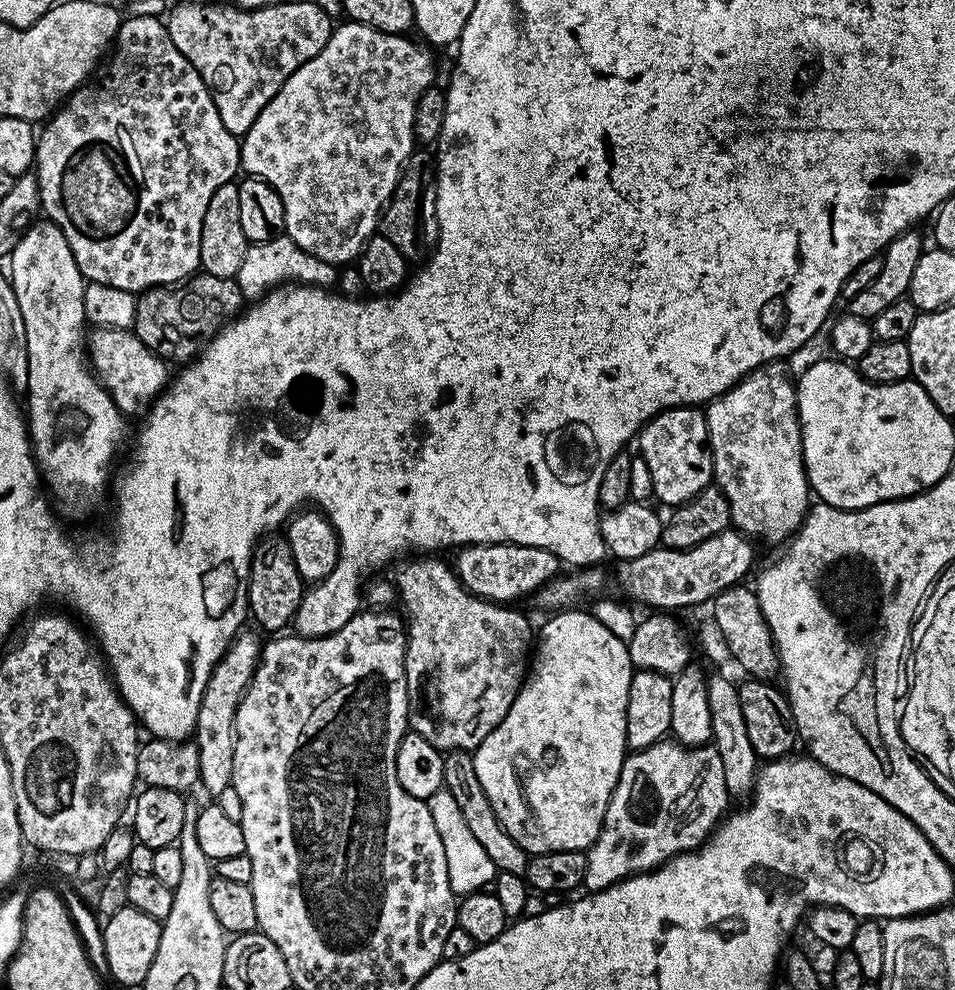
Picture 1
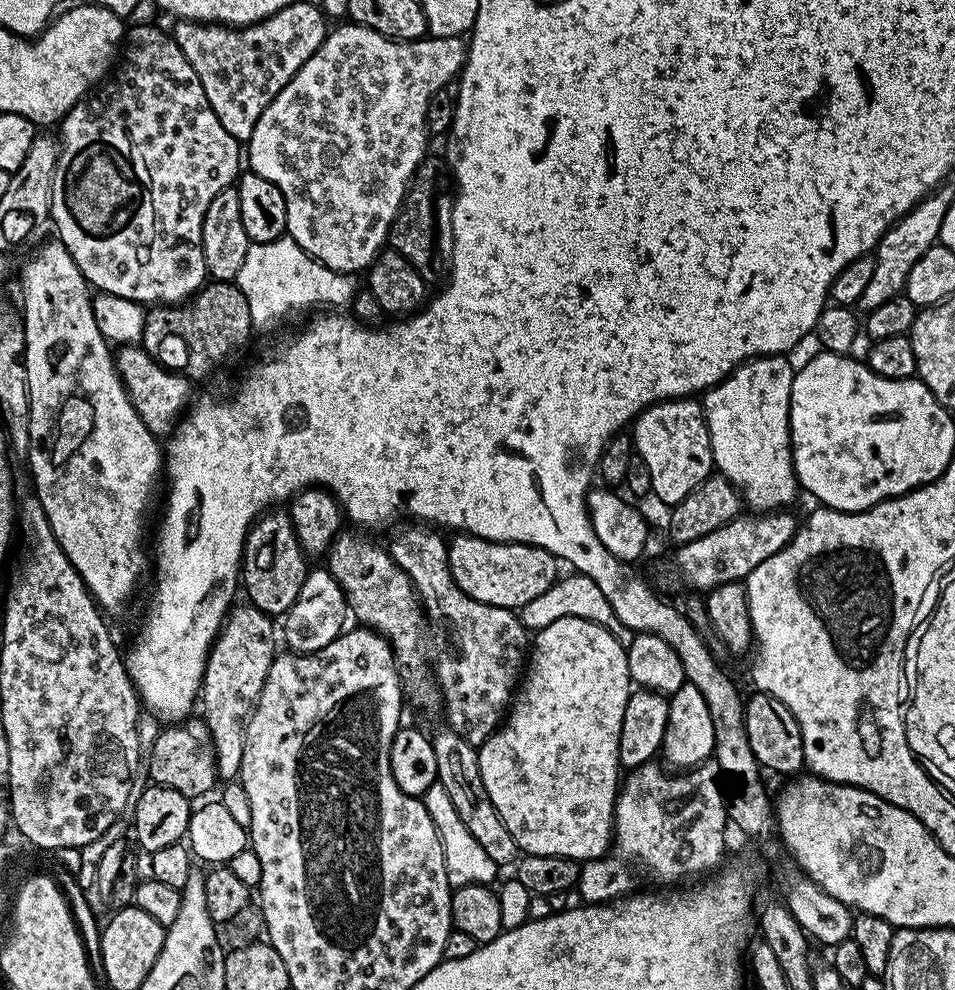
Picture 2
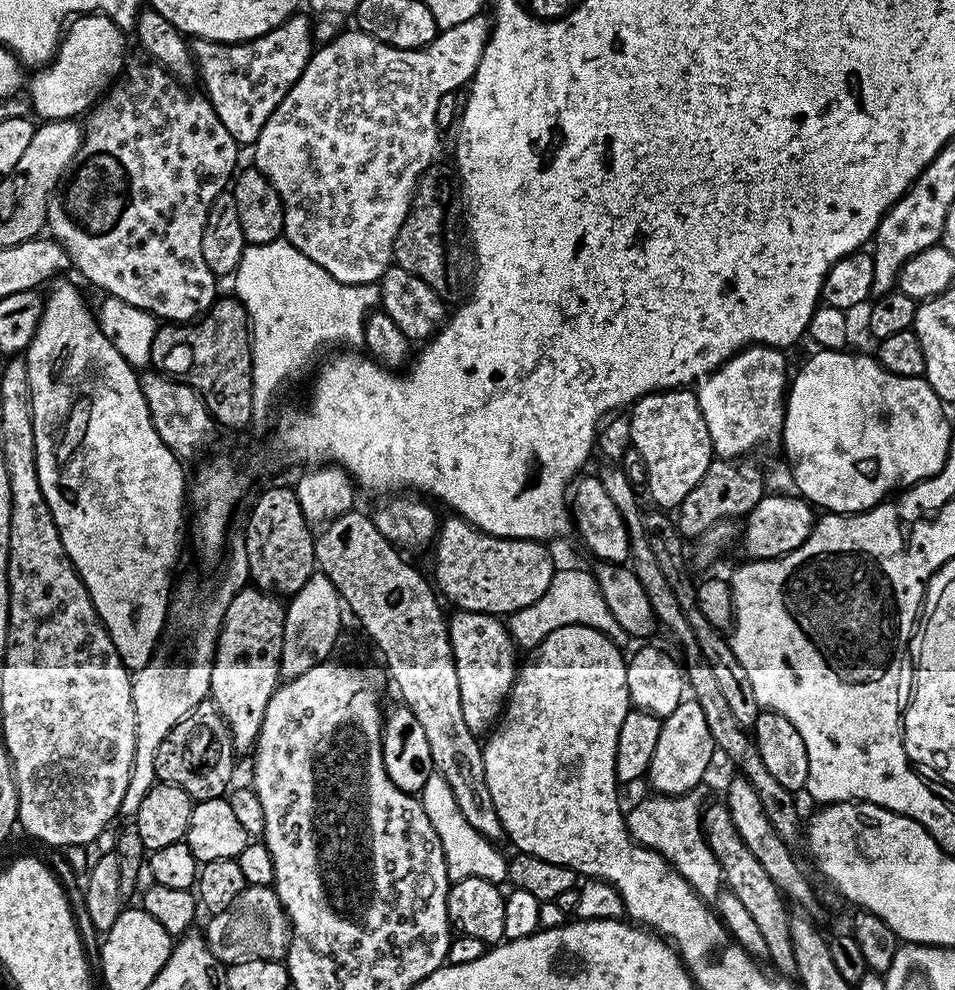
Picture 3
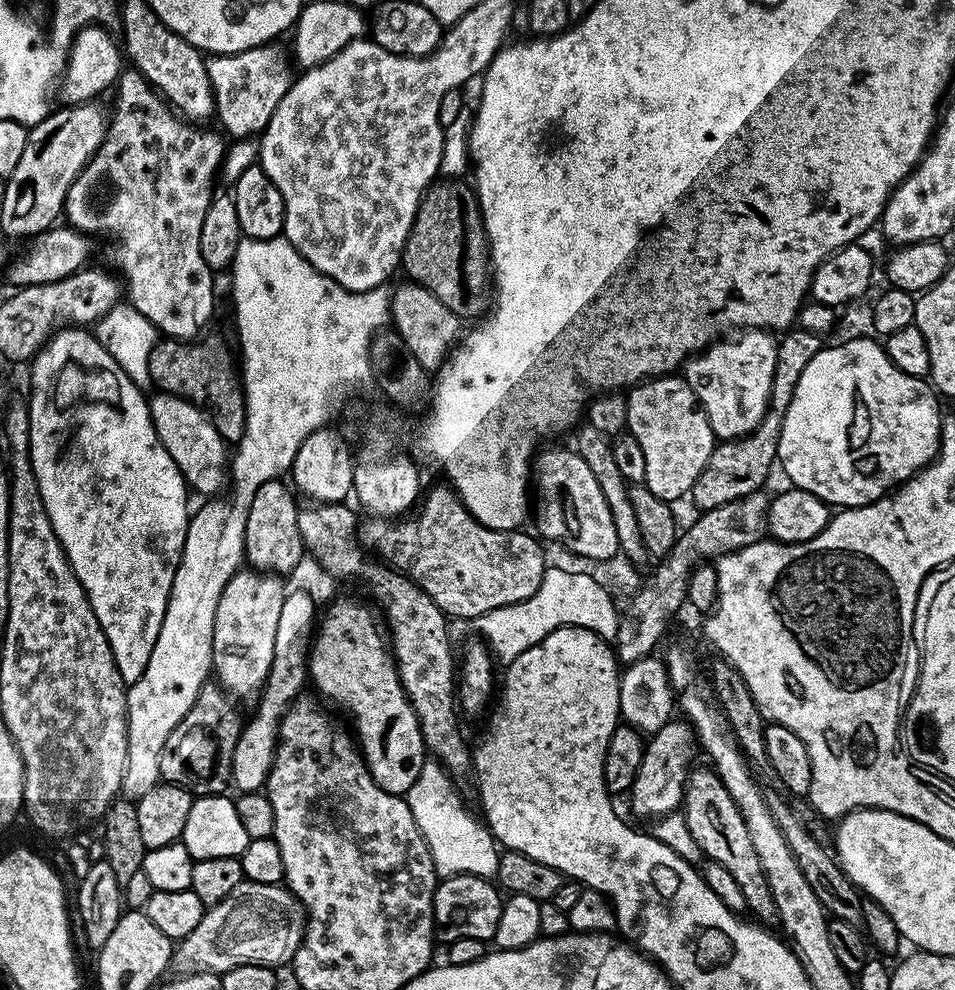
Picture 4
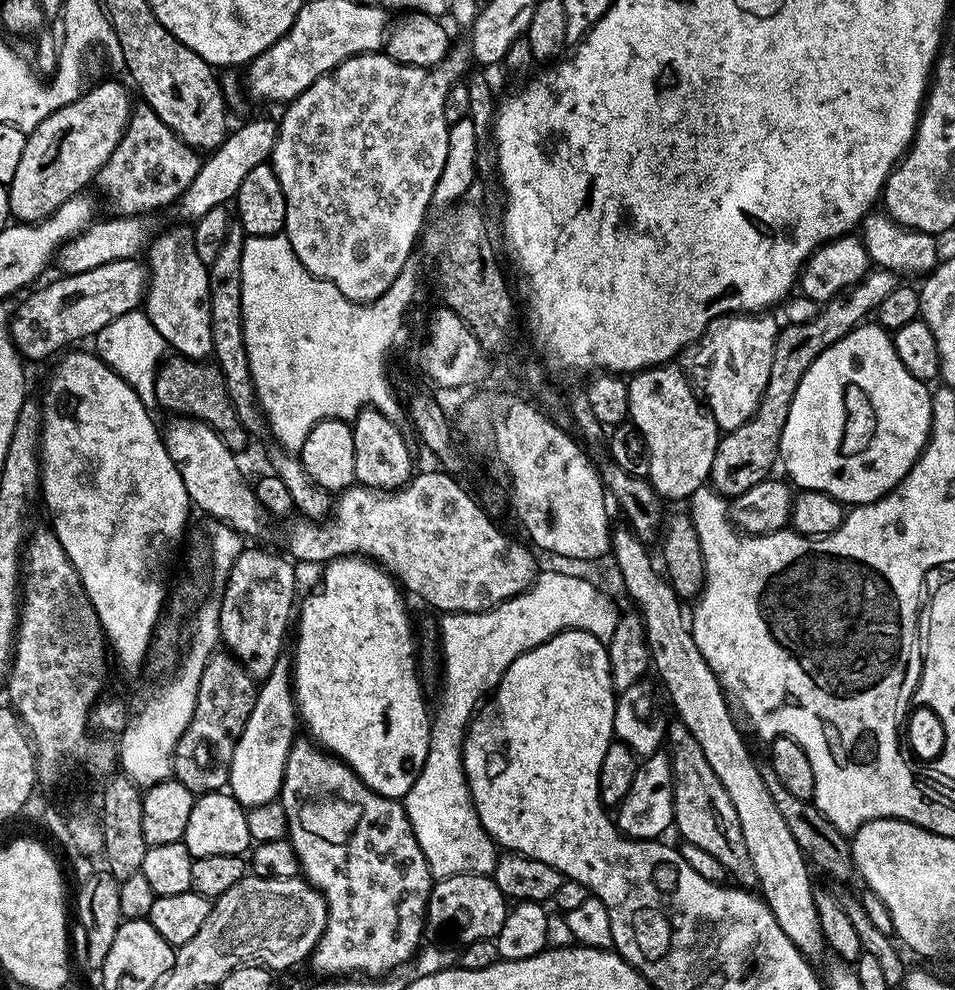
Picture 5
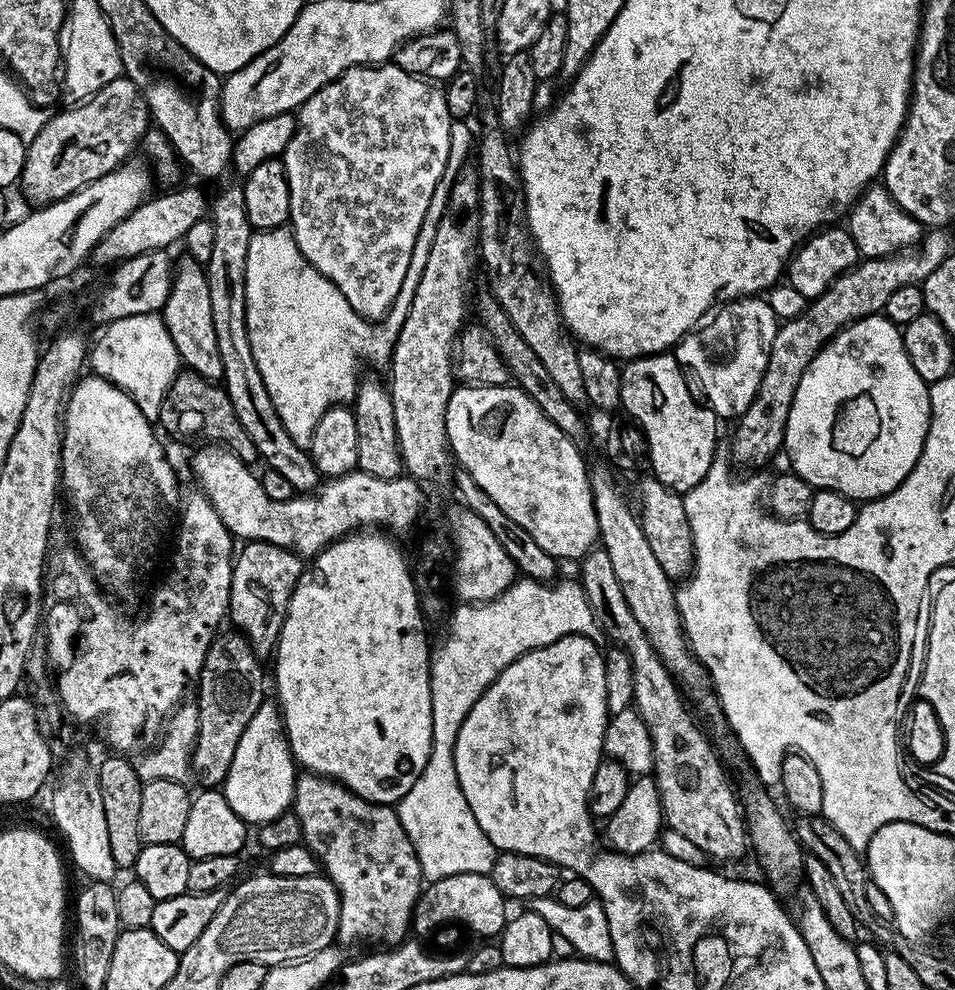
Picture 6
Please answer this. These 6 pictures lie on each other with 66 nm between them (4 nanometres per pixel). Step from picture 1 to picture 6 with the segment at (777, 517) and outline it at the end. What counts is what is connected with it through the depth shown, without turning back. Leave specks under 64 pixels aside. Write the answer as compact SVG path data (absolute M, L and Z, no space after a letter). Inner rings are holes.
M745 298L721 303L676 345L676 361L681 369L692 371L700 379L704 387L703 399L721 421L735 421L746 414L750 402L754 402L758 382L762 382L762 374L766 374L766 358L770 358L770 346L777 327L778 319L767 299Z

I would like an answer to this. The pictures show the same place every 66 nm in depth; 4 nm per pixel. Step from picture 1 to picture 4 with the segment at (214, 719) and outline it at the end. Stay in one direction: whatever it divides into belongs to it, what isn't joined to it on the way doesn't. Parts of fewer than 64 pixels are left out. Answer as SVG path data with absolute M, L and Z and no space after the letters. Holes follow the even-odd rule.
M239 570L222 590L213 628L212 672L221 688L237 701L255 705L276 657L278 617L286 587L279 575Z

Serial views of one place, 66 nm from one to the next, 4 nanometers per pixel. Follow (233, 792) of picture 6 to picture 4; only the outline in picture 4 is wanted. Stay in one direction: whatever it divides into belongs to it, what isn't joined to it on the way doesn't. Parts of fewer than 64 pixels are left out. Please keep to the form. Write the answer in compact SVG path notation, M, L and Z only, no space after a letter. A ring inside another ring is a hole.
M289 591L282 602L282 615L278 617L276 657L272 669L254 705L256 713L249 724L247 721L241 727L240 737L234 746L232 784L240 787L241 793L259 793L268 783L268 771L272 769L272 759L276 756L276 738L280 734L282 718L289 706L305 691L304 683L307 685L310 680L310 653L317 628L315 598L308 592Z

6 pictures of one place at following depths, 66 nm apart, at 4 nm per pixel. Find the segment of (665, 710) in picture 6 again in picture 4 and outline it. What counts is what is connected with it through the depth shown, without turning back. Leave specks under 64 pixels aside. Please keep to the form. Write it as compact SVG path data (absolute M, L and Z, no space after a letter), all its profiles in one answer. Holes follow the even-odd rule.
M707 767L706 769L698 768L689 775L682 805L682 815L690 834L694 842L698 842L701 853L709 861L724 866L730 872L731 877L738 884L738 889L742 892L747 911L753 912L751 915L759 923L765 926L775 925L778 917L774 906L774 894L770 892L770 882L762 870L762 862L758 862L754 842L750 842L750 830L746 830L746 822L734 798L730 798L730 790L722 786L715 771Z

